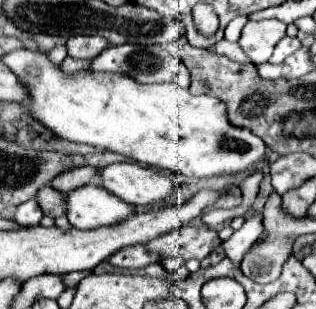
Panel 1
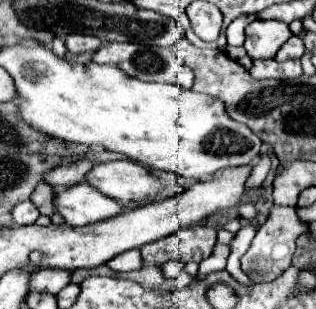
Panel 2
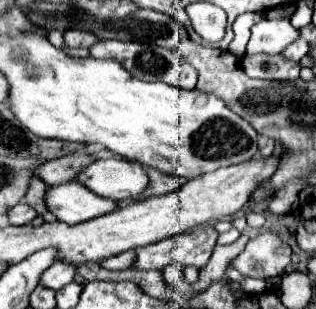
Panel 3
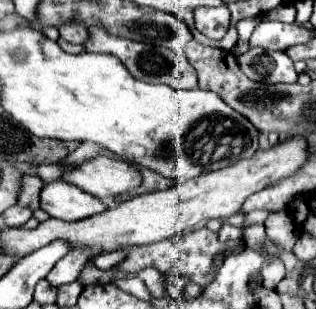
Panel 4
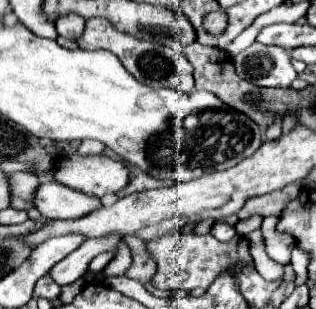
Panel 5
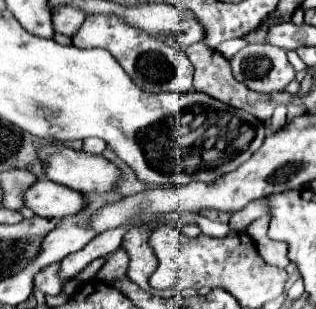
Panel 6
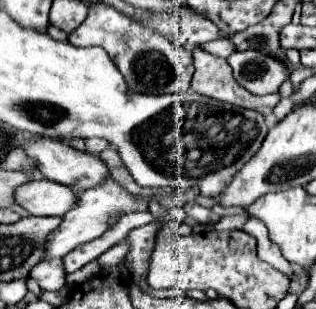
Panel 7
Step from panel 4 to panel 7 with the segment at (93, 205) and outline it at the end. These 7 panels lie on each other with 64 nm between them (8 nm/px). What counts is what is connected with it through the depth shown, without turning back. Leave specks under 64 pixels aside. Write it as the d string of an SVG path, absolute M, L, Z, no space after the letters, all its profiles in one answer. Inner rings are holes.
M30 180L16 188L14 202L32 216L64 216L76 202L76 194L52 180Z

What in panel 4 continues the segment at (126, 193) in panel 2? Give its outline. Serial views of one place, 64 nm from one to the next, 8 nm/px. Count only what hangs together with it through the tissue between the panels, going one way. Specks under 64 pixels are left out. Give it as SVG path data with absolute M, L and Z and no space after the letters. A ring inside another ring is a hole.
M94 156L74 170L64 172L64 182L90 192L96 198L120 196L140 184L140 172L126 160L114 160L108 156Z

